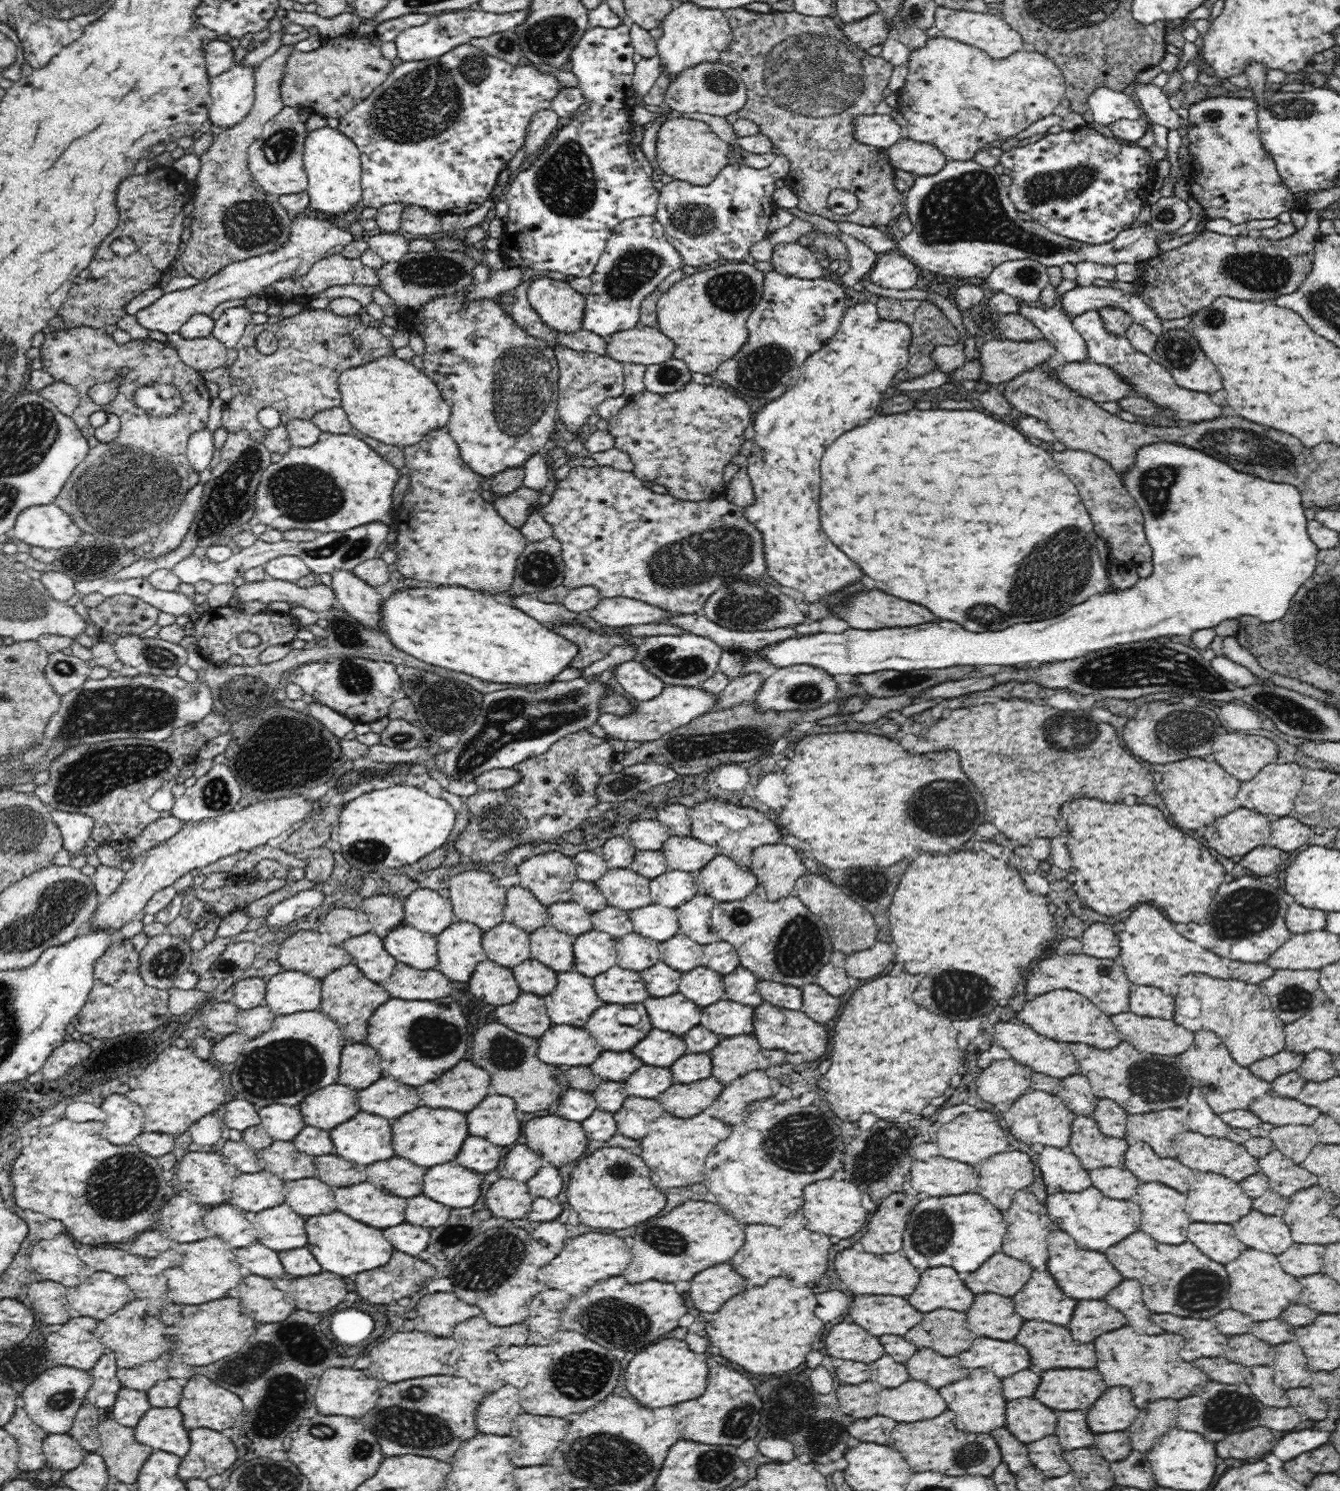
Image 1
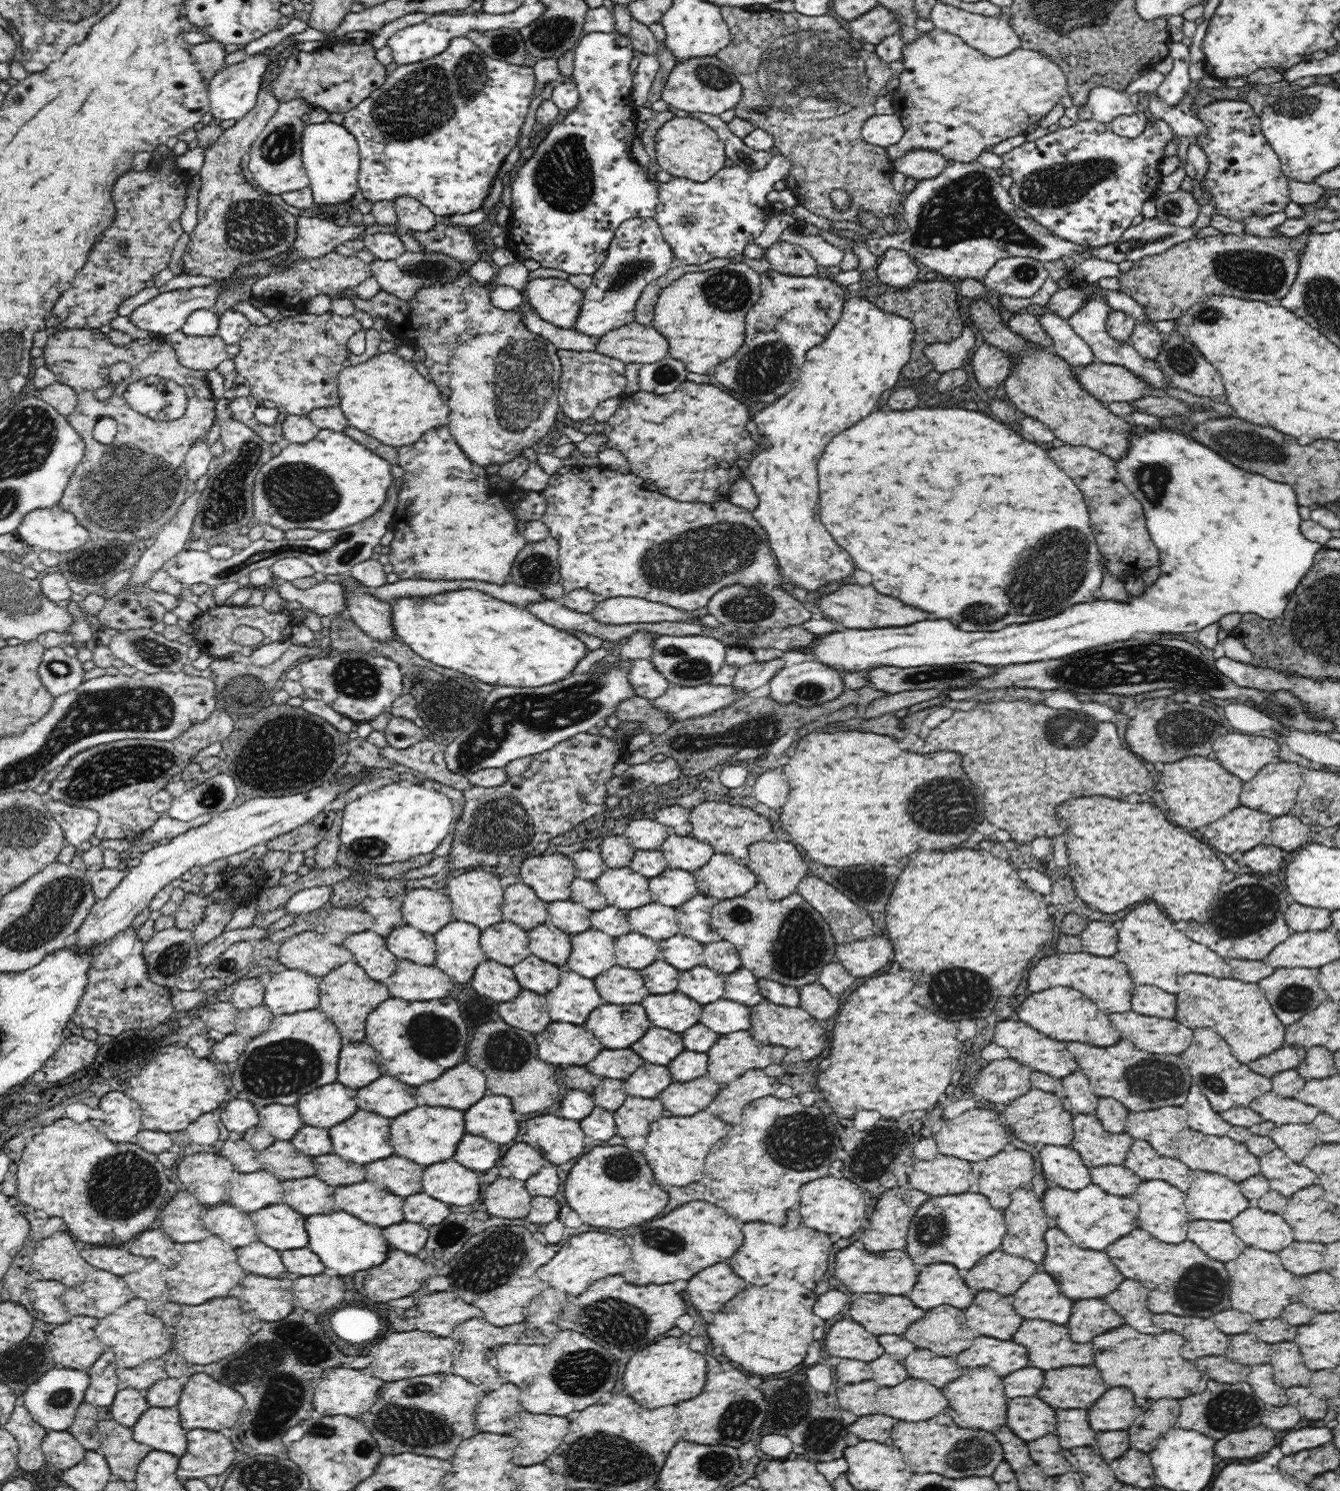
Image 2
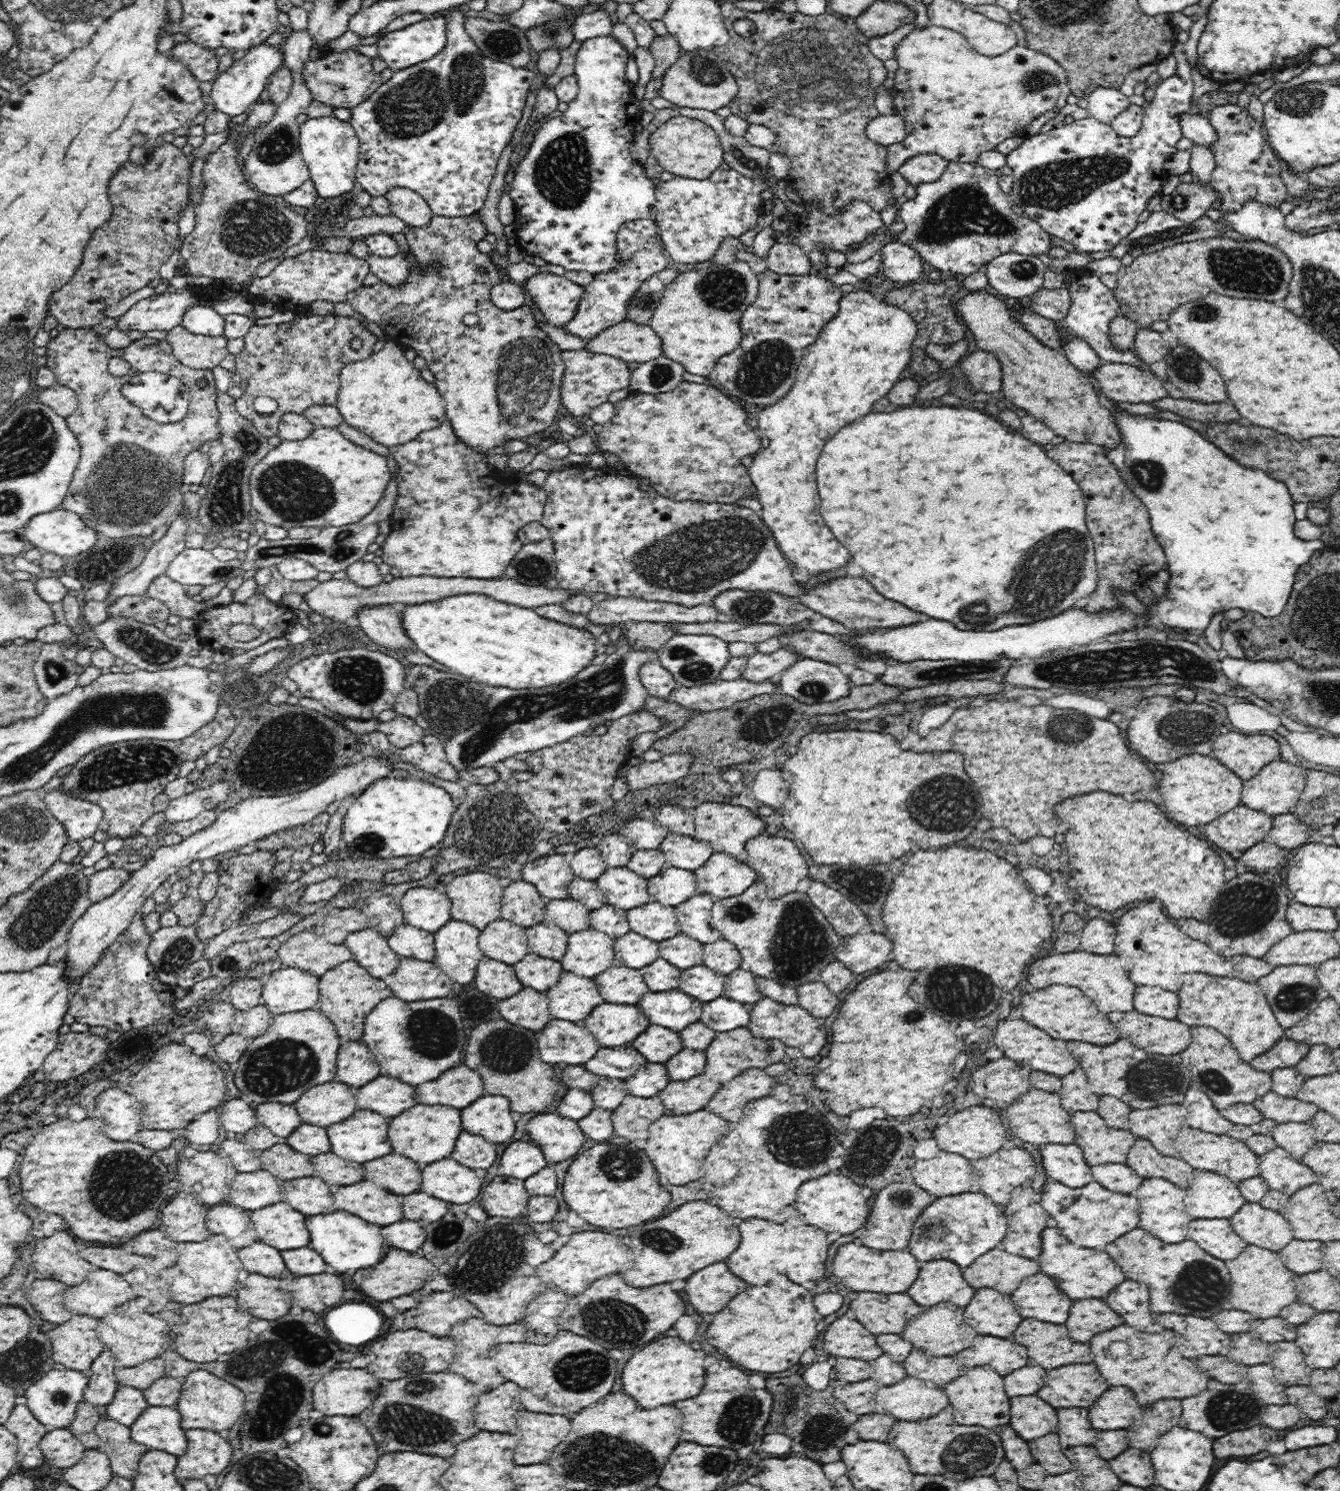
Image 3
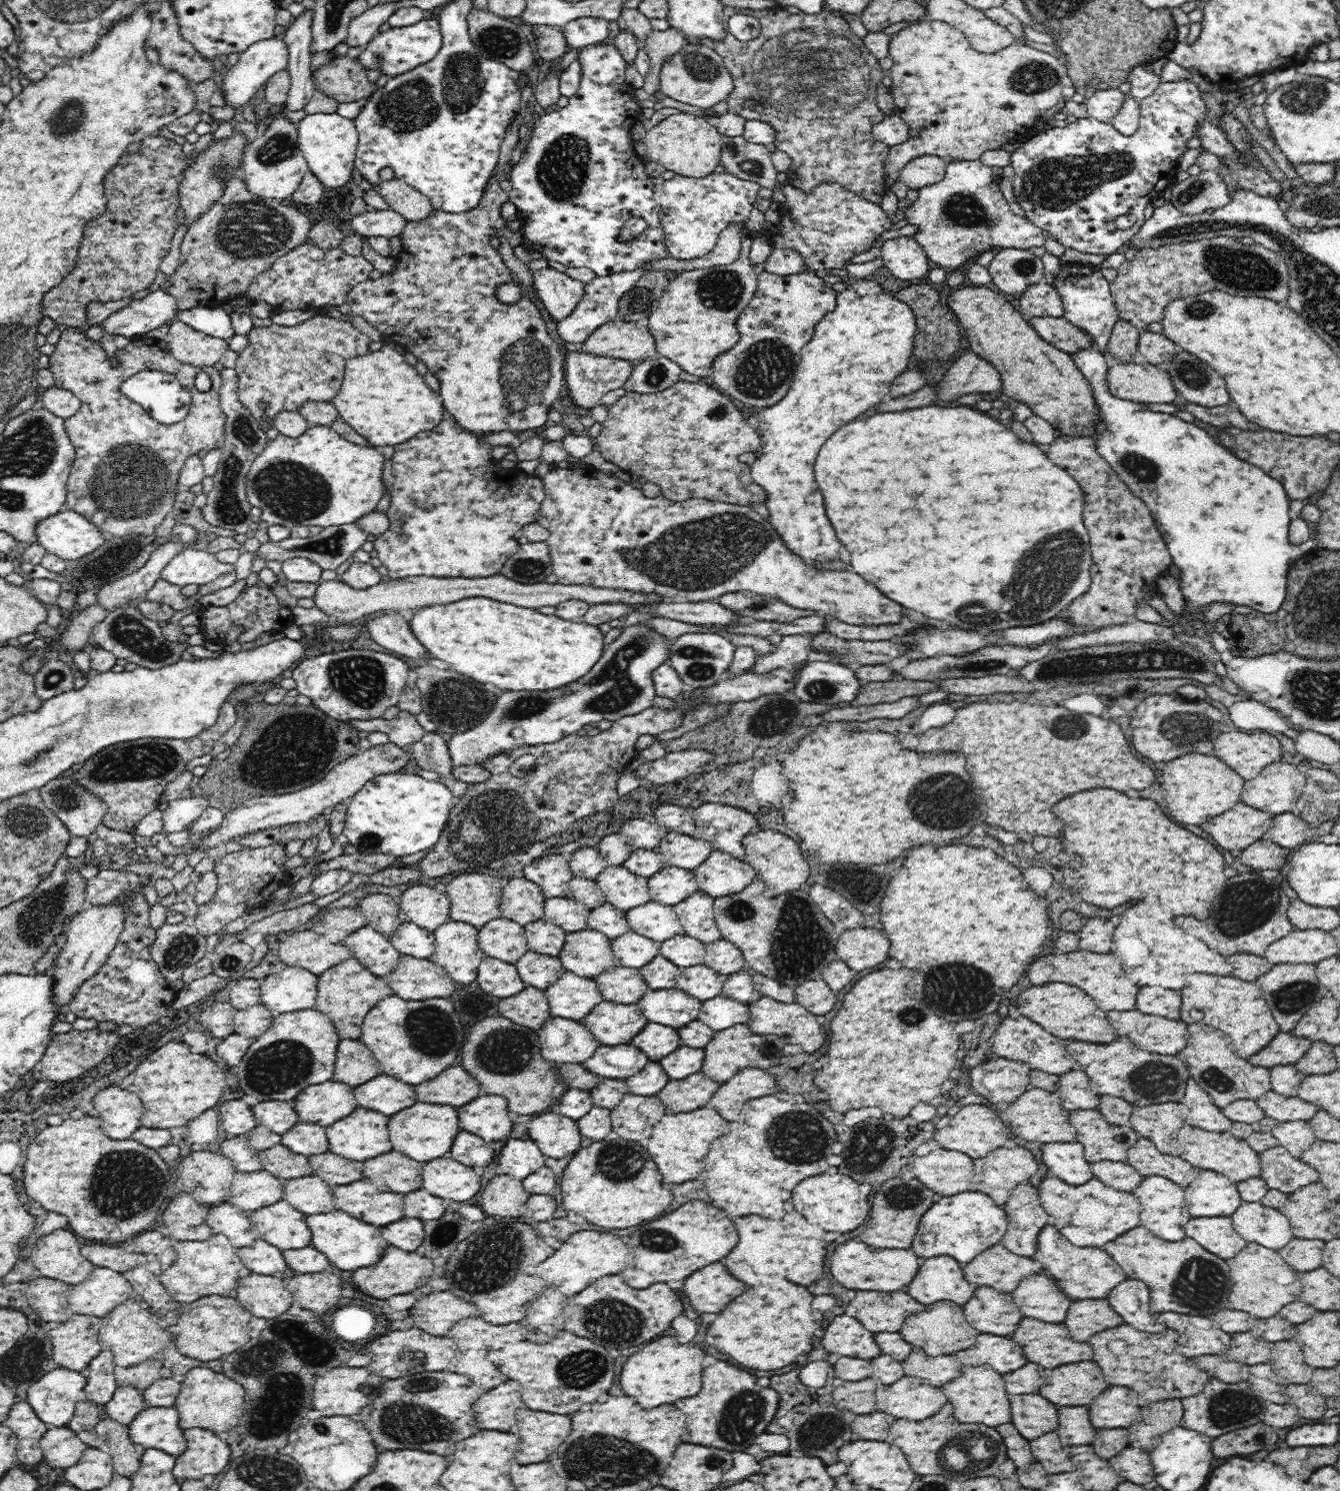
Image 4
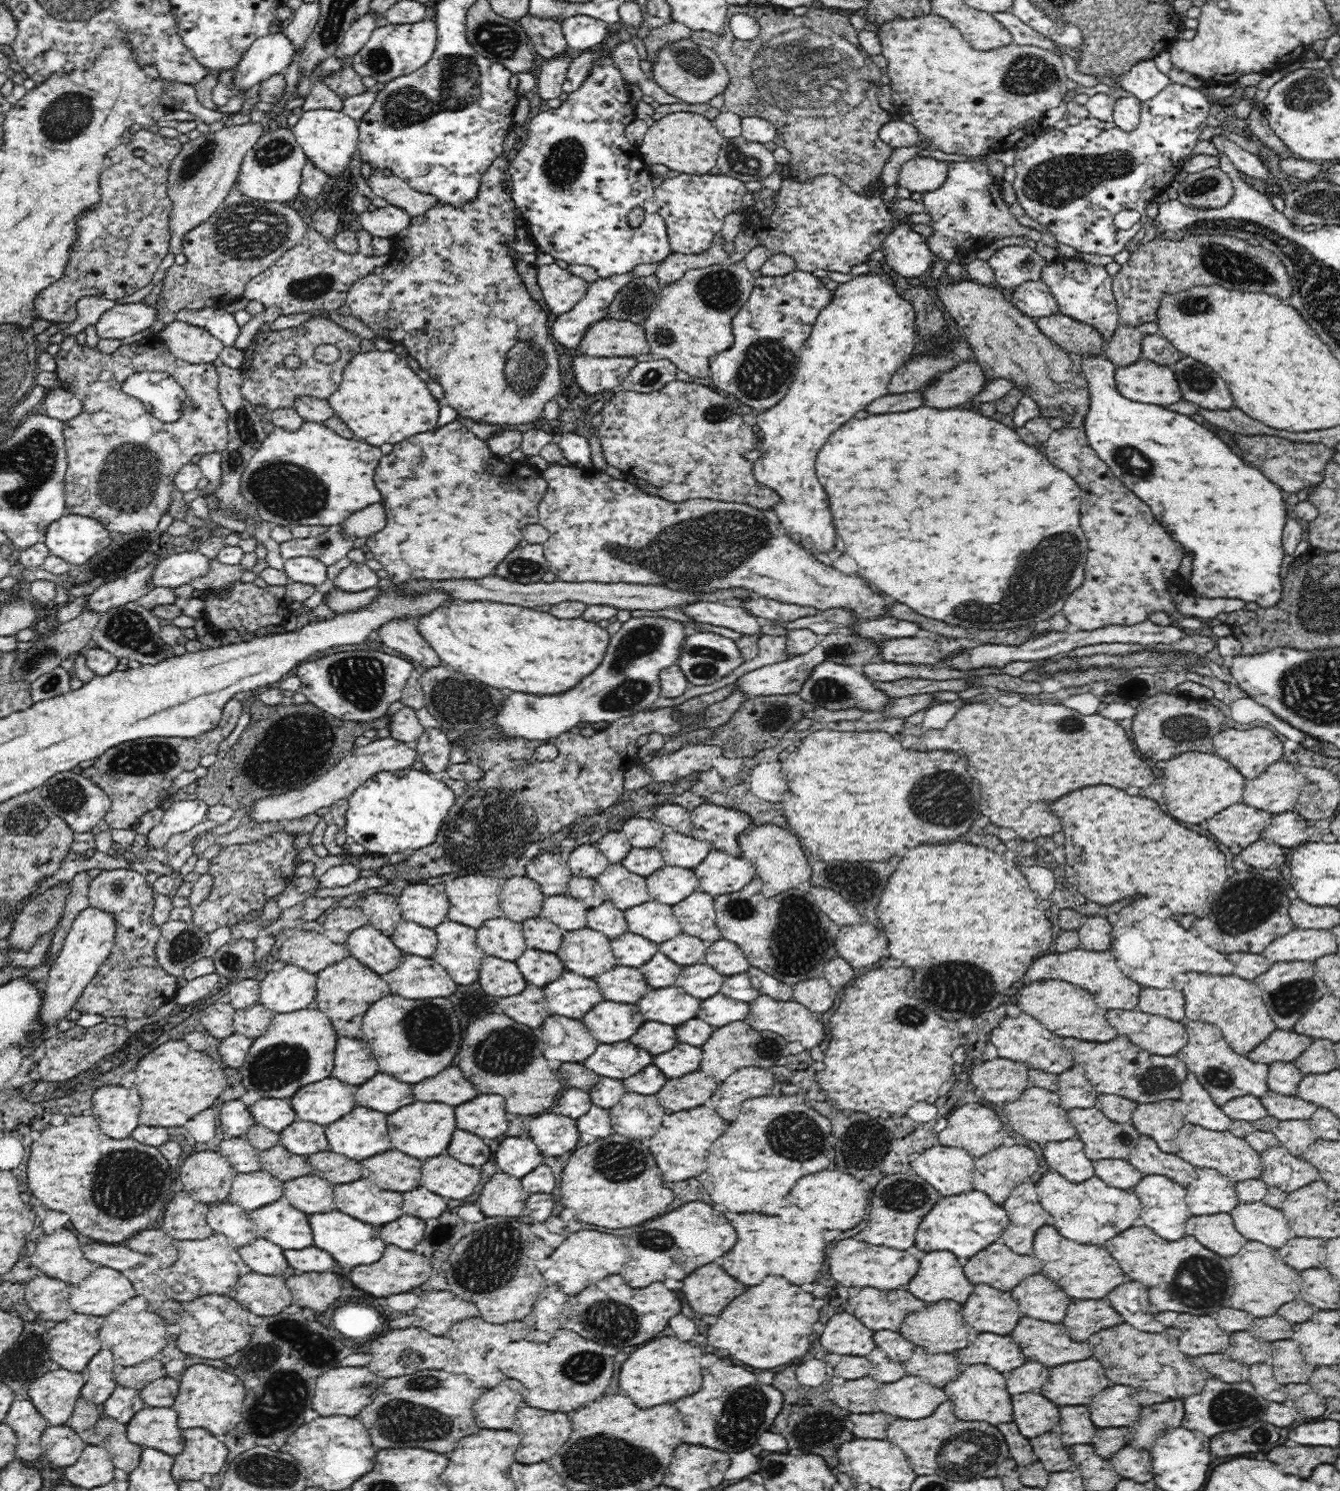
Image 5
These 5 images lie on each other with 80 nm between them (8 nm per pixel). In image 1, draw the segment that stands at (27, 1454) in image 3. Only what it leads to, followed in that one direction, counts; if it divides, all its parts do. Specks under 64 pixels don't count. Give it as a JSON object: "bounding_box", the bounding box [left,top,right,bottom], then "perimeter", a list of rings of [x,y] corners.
{"bounding_box":[3,1408,49,1472],"perimeter":[[[17,1408],[10,1422],[3,1428],[16,1439],[20,1448],[17,1461],[20,1472],[47,1468],[43,1442],[49,1434],[34,1424],[24,1409]]]}

